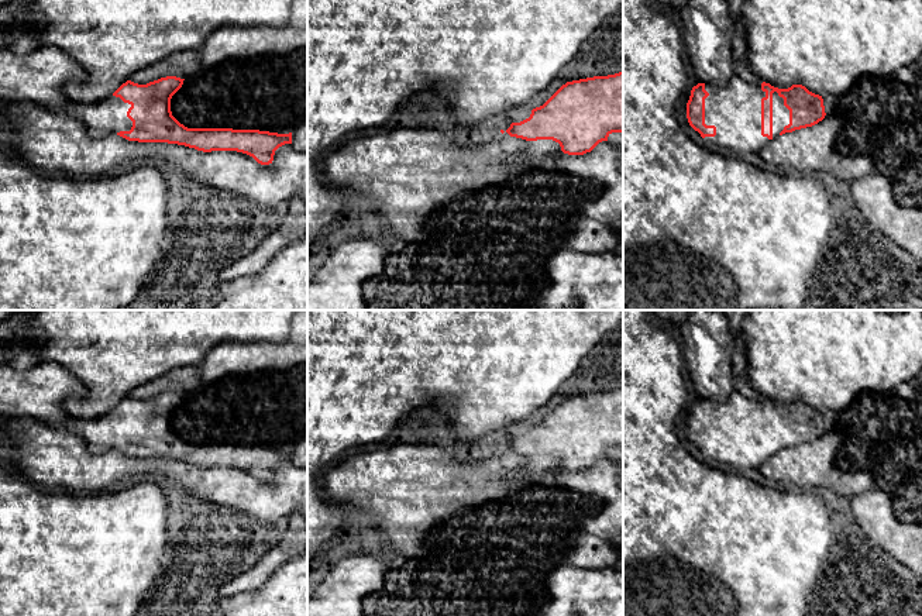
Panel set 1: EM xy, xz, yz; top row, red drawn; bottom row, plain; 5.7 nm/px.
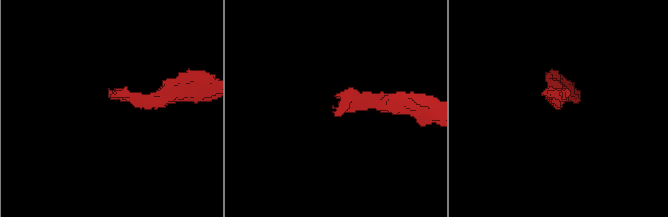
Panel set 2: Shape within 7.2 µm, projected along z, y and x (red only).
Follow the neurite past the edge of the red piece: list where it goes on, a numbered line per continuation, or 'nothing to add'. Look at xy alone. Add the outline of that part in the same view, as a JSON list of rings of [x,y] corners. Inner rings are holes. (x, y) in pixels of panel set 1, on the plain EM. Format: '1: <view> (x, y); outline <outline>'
1: xy (40, 392); outline [[[0,341],[0,414],[30,417],[55,429],[69,430],[80,436],[93,454],[104,454],[120,447],[131,445],[133,437],[127,433],[131,420],[124,419],[120,413],[111,410],[94,419],[78,419],[68,413],[66,400],[72,396],[85,396],[86,389],[61,364],[55,361],[38,361],[31,368],[13,368],[11,358],[17,344],[17,341],[11,345]]]

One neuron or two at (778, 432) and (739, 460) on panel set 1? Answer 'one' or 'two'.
one

